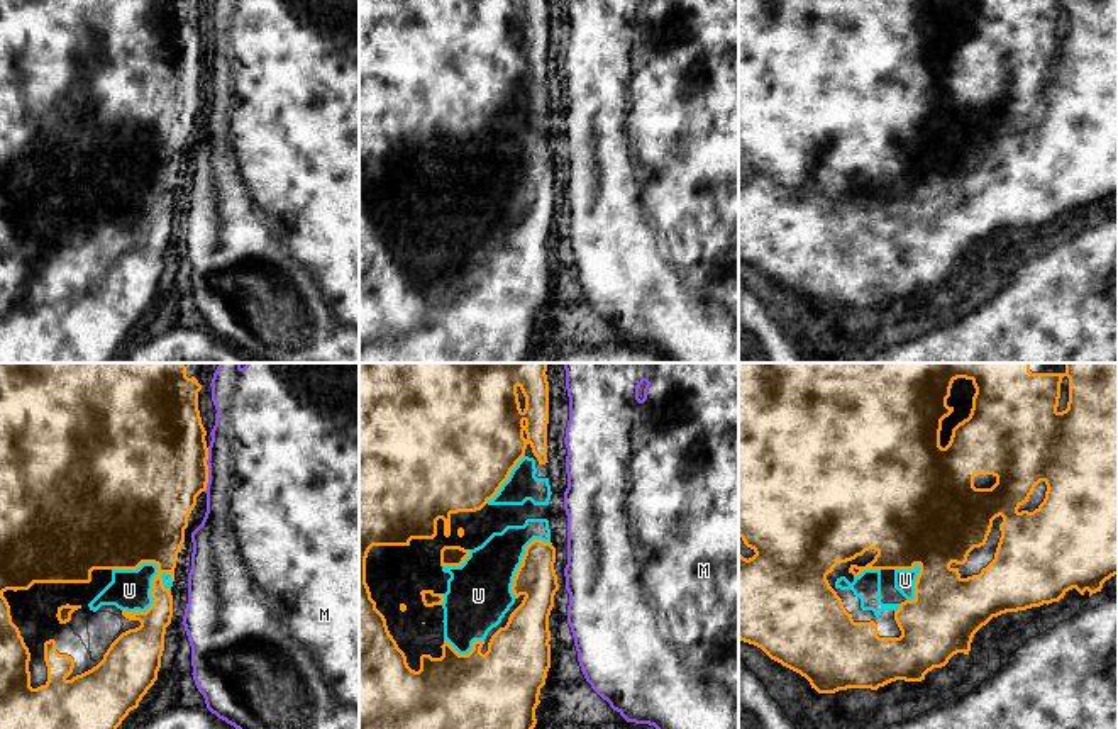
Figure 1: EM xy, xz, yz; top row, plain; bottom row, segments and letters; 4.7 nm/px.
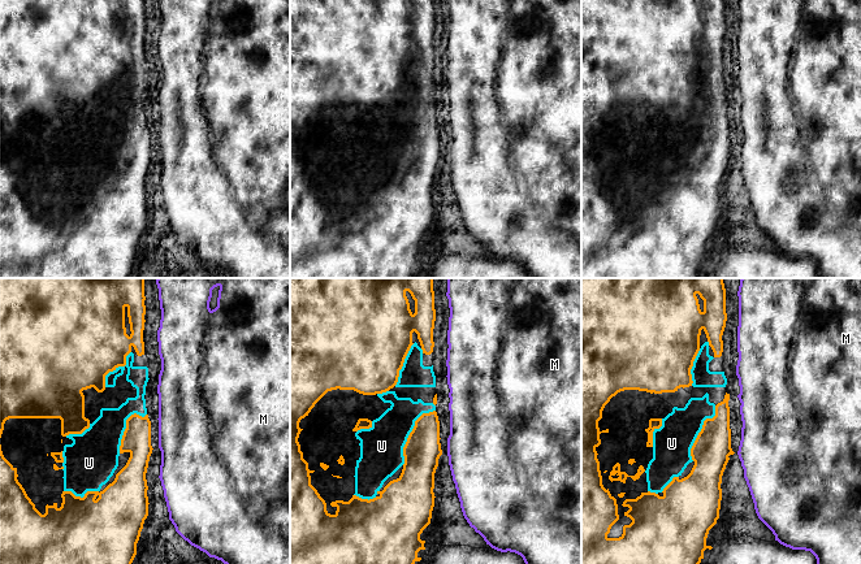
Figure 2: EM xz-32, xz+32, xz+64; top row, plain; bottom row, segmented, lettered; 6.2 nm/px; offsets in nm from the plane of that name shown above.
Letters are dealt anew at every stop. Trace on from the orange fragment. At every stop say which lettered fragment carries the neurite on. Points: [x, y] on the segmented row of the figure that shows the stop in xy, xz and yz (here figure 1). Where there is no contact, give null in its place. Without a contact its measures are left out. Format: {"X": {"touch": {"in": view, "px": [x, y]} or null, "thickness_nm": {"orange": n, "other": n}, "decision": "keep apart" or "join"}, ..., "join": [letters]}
{"M": {"touch": {"in": "xy", "px": [207, 470]}, "thickness_nm": {"orange": 500, "other": 500}, "decision": "keep apart"}, "U": {"touch": {"in": "xy", "px": [146, 562]}, "thickness_nm": {"orange": 500, "other": 190}, "decision": "join"}, "join": ["U"]}

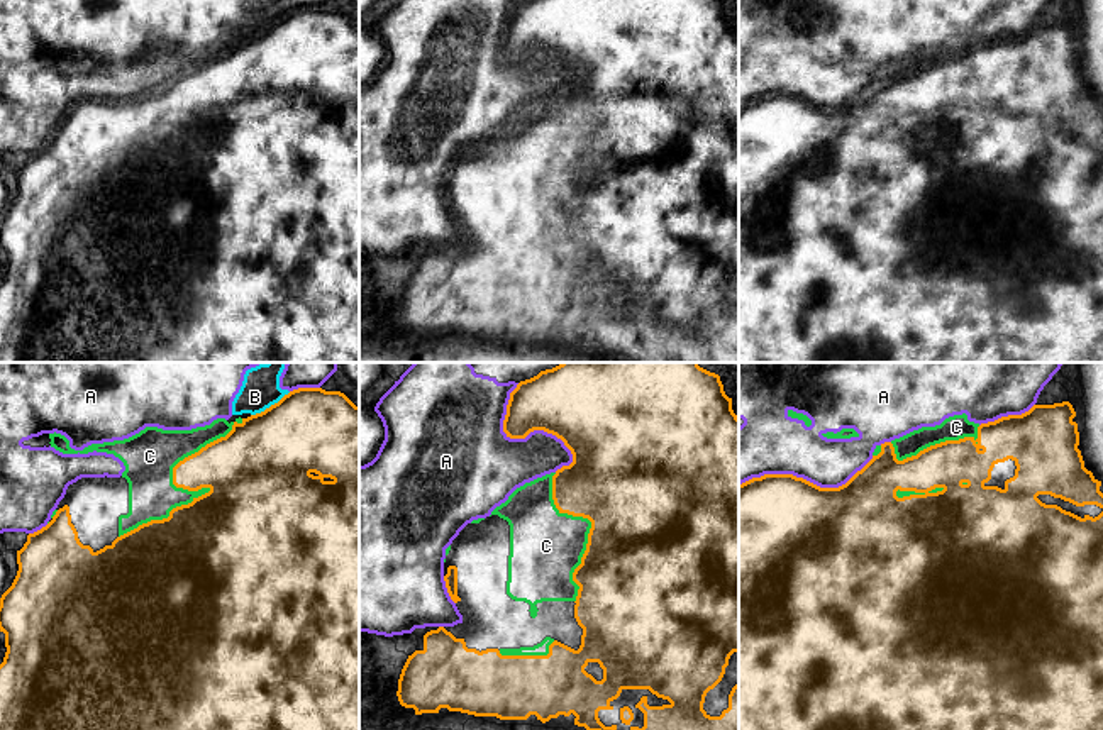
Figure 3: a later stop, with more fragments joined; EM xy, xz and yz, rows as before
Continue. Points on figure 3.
{"A": {"touch": {"in": "xz", "px": [522, 437]}, "thickness_nm": {"orange": 320, "other": 400}, "decision": "keep apart"}, "B": {"touch": {"in": "xy", "px": [271, 405]}, "thickness_nm": {"orange": 420, "other": 180}, "decision": "keep apart"}, "C": {"touch": {"in": "xy", "px": [193, 490]}, "thickness_nm": {"orange": 420, "other": 240}, "decision": "keep apart"}, "join": []}

